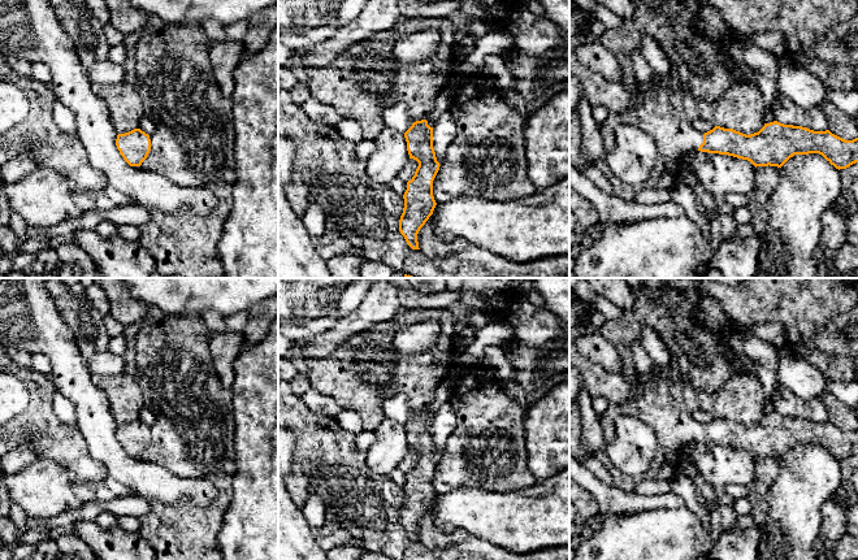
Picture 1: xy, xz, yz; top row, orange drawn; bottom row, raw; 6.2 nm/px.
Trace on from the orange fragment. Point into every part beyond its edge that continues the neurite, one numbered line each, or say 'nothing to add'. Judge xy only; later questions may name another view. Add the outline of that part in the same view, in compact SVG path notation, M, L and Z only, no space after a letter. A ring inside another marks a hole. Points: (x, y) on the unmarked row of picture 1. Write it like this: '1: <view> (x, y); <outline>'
1: xy (125, 395); M129 374L94 377L96 386L105 391L110 413L117 425L138 420L139 411L144 407L142 390L135 377Z

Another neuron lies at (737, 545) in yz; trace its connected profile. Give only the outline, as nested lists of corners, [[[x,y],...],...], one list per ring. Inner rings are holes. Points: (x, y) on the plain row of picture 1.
[[[751,526],[732,530],[714,542],[710,559],[715,560],[758,560],[760,531]]]

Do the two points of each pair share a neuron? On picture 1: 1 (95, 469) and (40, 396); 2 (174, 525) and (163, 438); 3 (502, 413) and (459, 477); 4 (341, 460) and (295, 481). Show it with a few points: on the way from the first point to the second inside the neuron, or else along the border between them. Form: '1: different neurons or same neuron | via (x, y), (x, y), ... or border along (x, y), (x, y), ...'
1: same neuron | via (76, 455), (40, 420), (40, 416)
2: same neuron | via (206, 517), (222, 500), (222, 482), (194, 454)
3: same neuron | via (495, 429), (494, 437), (472, 461)
4: same neuron | via (328, 460), (308, 460), (300, 468)

